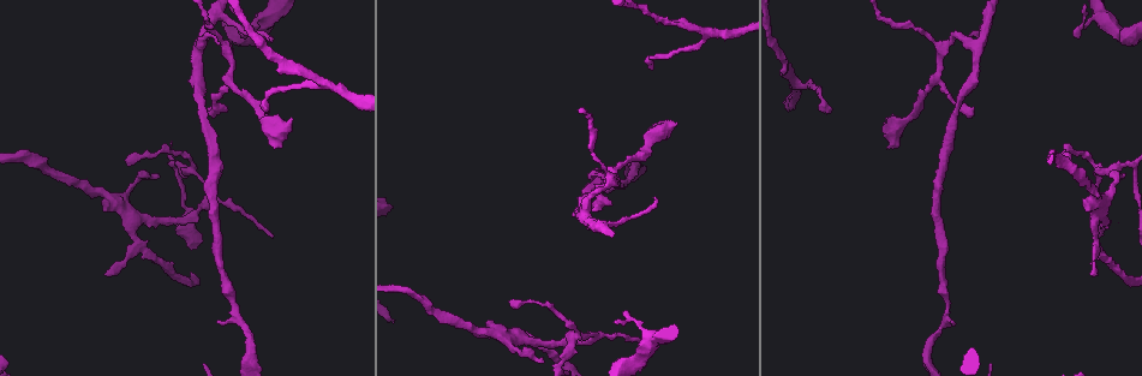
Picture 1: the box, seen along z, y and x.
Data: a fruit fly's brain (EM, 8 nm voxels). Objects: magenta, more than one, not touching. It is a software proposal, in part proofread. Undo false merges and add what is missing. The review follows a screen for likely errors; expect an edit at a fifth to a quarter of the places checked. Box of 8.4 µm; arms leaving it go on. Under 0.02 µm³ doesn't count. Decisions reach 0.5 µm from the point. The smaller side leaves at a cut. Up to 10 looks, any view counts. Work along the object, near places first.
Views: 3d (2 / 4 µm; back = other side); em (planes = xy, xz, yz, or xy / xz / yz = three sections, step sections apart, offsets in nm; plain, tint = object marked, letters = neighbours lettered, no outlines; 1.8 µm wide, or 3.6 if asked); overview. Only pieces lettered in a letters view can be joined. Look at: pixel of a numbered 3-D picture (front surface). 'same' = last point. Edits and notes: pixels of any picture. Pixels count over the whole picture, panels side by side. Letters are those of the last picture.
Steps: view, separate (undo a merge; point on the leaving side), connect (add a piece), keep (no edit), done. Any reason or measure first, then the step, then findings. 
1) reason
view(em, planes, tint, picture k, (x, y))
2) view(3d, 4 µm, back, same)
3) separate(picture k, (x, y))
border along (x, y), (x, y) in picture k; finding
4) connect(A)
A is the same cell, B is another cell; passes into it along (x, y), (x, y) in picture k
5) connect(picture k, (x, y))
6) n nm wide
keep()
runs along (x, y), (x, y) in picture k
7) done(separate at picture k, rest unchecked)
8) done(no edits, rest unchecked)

an open end
view(em, planes, letters, picture 1, (631, 315))

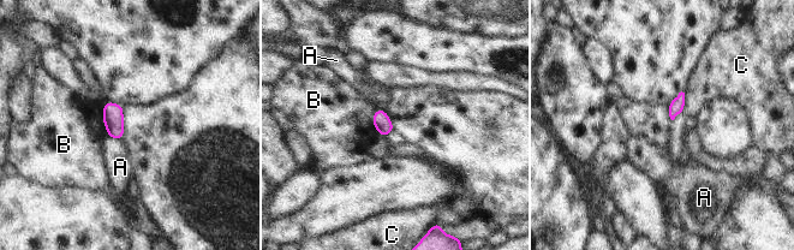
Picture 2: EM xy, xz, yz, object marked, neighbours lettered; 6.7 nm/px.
B touches over 220 nm
keep()
A, B and C are other cells; border along (109, 136), (121, 141) in picture 2; no lettered piece goes on from it

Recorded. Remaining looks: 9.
branch stops here
view(3d, 2 µm, back, picture 1, (103, 274))

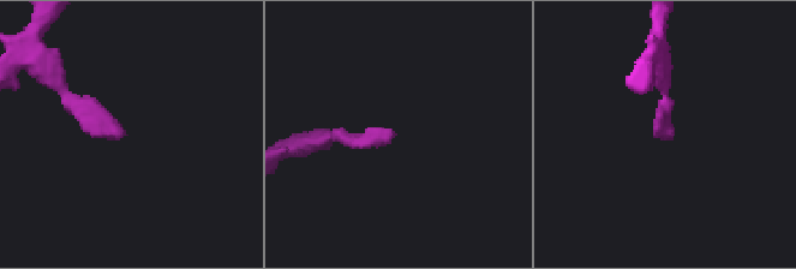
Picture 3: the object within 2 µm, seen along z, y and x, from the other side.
now the EM
view(em, xz, step 16, letters, picture 3, (666, 139))

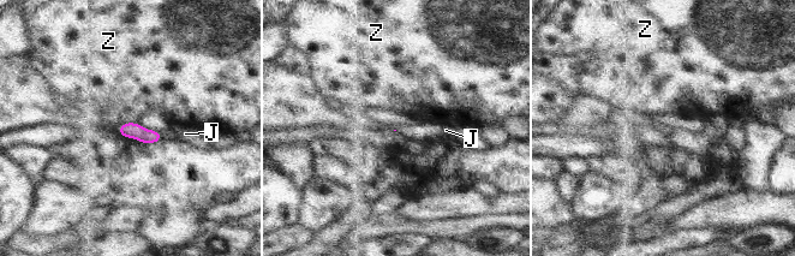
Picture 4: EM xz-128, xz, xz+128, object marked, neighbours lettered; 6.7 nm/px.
Z touches over 150 nm
keep()
J and Z are other cells; border along (136, 121), (124, 123), (117, 130) in picture 4; none of them fits

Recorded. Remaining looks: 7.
tapers out
view(3d, 4 µm, picture 1, (610, 203))

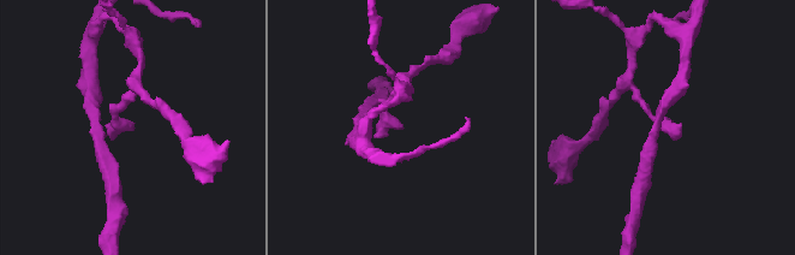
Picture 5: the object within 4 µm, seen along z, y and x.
view(em, planes, letters, picture 5, (402, 127))

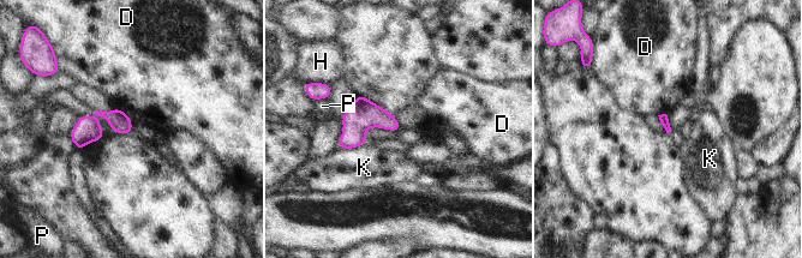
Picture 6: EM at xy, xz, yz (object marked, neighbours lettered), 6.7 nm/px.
K touches over 200 nm
keep()
D, H, K and P are other cells; border along (115, 107), (125, 113) in picture 6; no lettered piece goes on from it

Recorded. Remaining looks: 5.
free end
view(em, planes, letters, picture 1, (651, 67))

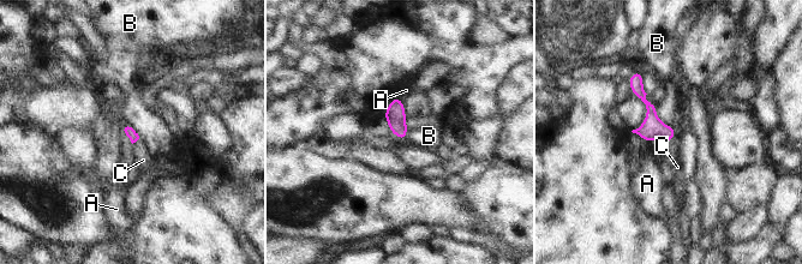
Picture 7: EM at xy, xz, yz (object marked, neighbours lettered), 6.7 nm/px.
70 nm wide; B touches over 220 nm
connect(C)
C is the same cell, A and B are other cells; the cell continues

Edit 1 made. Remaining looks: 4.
done(connect at picture 7, rest unchecked)

